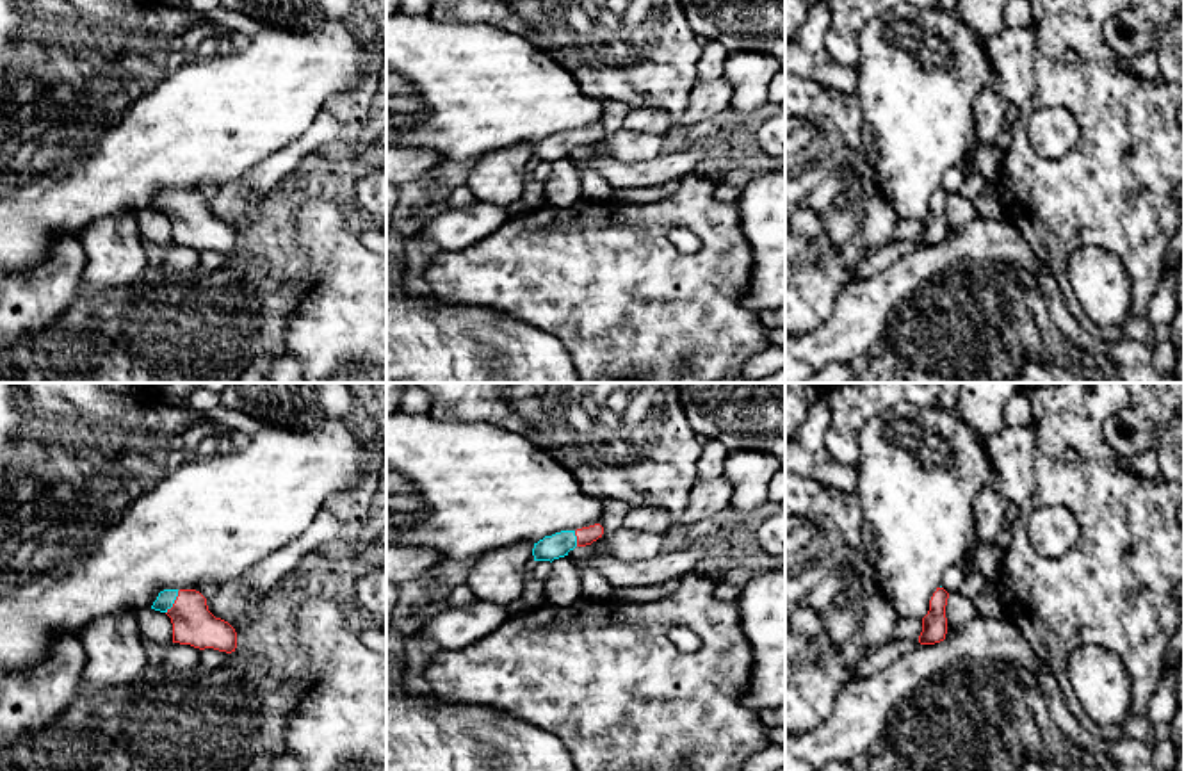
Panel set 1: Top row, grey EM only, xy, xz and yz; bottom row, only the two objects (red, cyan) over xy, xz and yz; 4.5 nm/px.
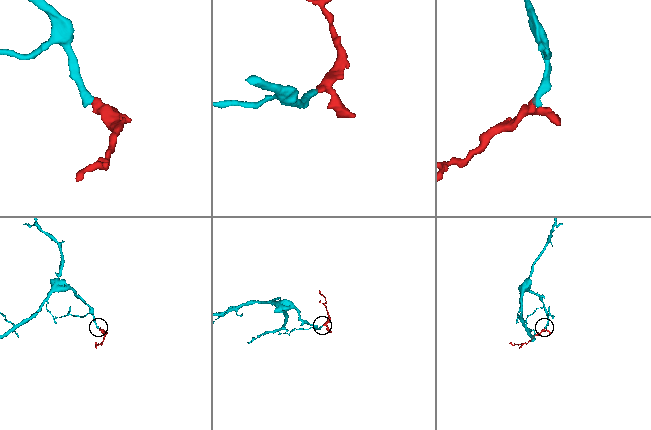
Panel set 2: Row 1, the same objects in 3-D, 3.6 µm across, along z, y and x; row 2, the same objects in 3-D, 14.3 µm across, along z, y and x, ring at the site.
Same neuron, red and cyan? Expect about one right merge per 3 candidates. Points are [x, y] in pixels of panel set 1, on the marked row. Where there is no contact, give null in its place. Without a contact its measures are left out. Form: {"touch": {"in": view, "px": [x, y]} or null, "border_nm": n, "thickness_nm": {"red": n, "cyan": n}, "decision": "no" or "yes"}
{"touch": {"in": "xy", "px": [175, 602]}, "border_nm": 120, "thickness_nm": {"red": 190, "cyan": 80}, "decision": "yes"}

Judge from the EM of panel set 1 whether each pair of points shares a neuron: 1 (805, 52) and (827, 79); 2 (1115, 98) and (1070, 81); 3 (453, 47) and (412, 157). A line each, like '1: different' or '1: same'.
1: same
2: same
3: different

